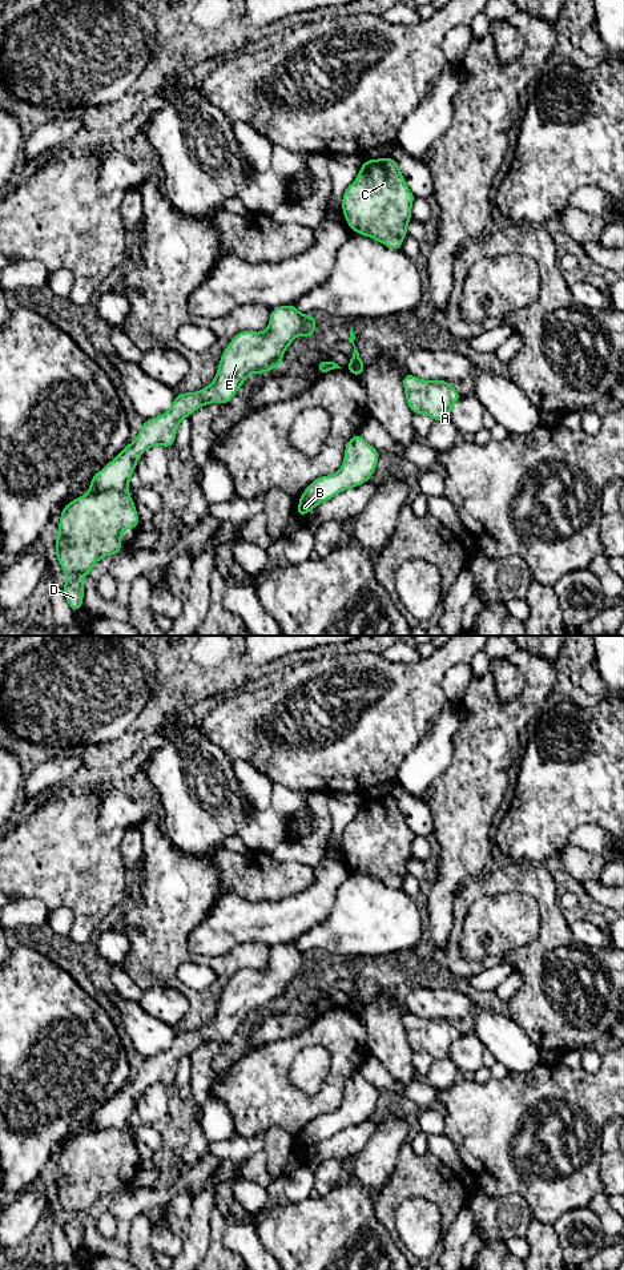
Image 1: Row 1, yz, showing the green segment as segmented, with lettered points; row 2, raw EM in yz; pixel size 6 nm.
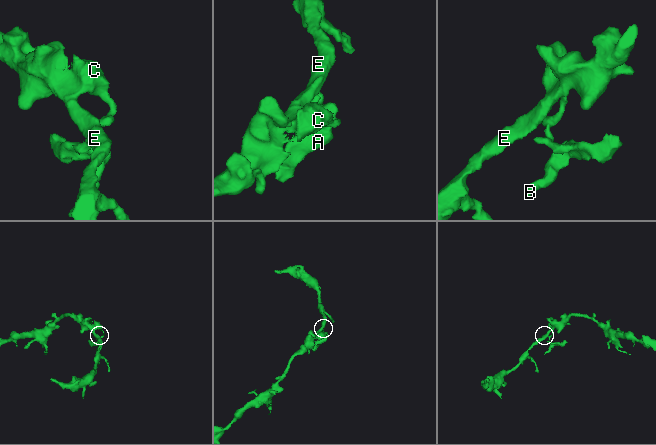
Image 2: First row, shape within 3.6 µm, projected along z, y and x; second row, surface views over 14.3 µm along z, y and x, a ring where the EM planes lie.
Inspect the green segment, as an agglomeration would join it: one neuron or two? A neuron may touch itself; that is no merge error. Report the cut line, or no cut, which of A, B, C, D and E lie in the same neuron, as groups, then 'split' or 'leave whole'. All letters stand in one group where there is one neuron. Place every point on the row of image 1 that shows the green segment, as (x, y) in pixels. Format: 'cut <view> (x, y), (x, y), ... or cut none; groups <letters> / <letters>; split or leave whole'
cut yz (350, 363), (358, 377); groups A B / C D E; split

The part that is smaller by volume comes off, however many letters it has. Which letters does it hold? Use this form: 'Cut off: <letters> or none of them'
Cut off: A, B

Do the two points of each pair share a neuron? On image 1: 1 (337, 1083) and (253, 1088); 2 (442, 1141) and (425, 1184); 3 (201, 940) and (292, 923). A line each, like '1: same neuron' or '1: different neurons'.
1: same neuron
2: different neurons
3: same neuron

